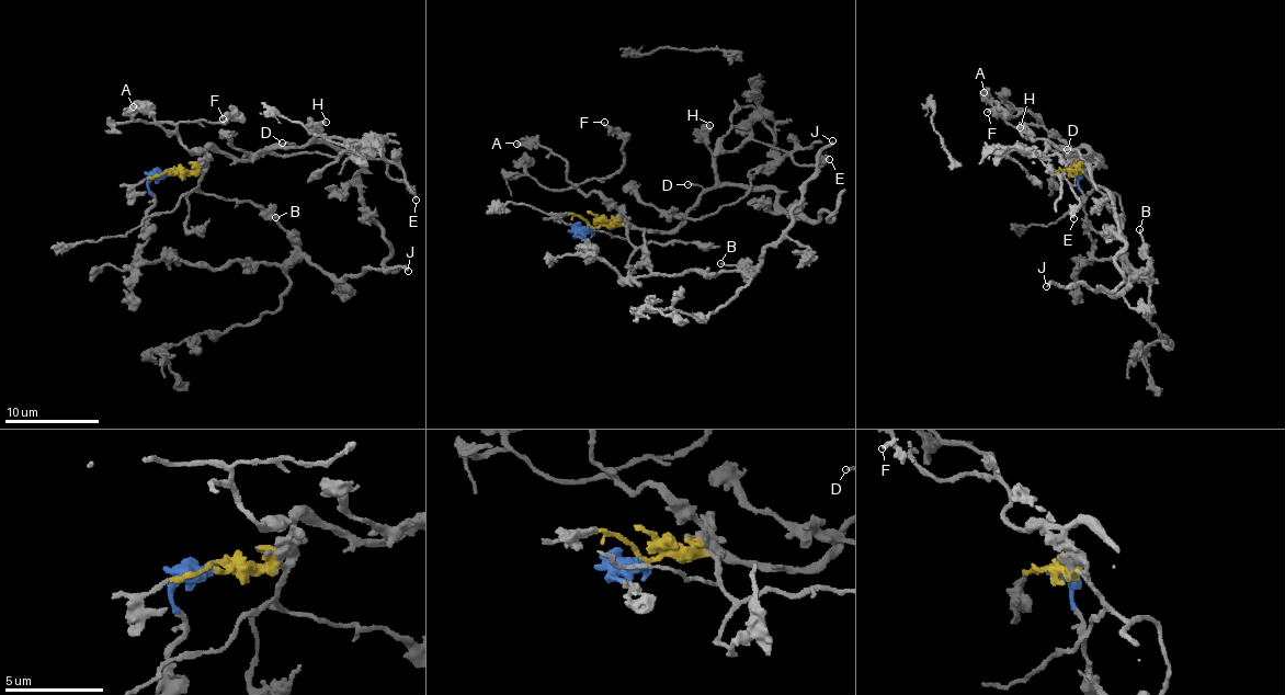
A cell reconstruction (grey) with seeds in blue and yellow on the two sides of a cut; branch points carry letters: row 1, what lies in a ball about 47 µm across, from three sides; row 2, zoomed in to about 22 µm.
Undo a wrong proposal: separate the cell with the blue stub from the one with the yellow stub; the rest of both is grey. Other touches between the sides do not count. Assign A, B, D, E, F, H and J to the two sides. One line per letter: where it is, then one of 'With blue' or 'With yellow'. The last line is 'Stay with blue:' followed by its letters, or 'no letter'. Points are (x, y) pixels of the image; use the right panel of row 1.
A: Place: (984, 92). With yellow
B: Place: (1139, 229). With blue
D: Place: (1067, 149). With yellow
E: Place: (1073, 218). With yellow
F: Place: (987, 112). With yellow
H: Place: (1020, 127). With yellow
J: Place: (1046, 286). With blue
Stay with blue: B, J

